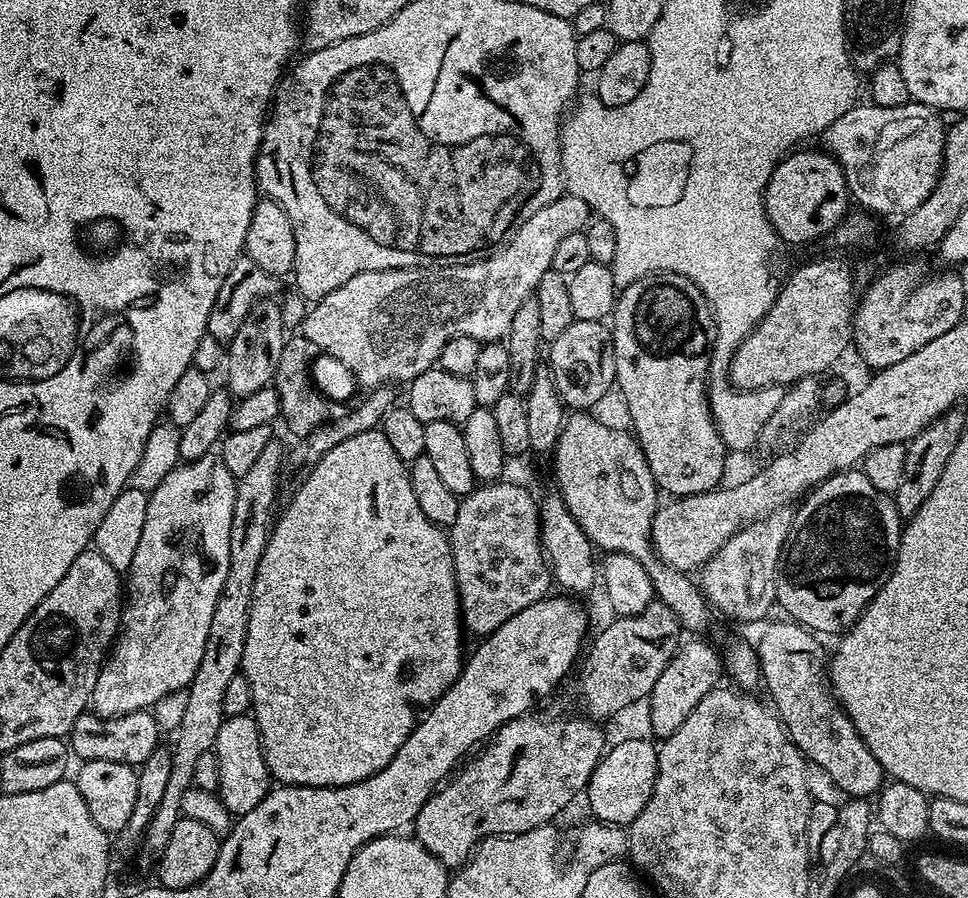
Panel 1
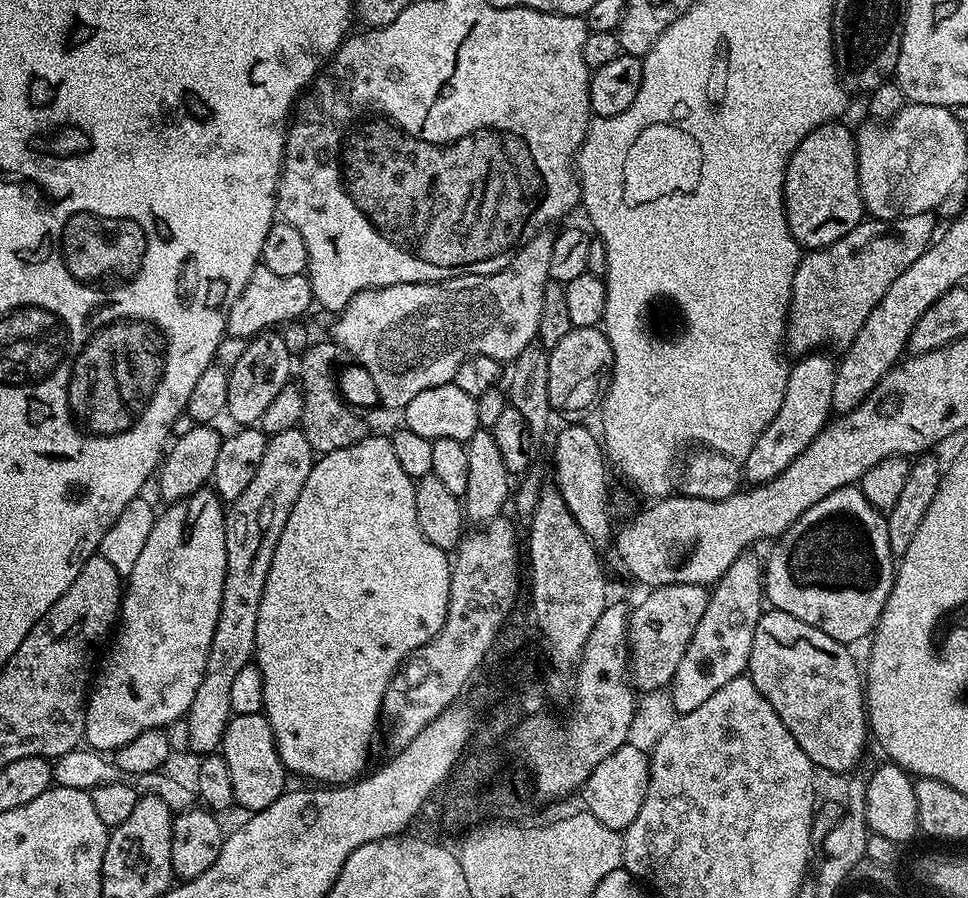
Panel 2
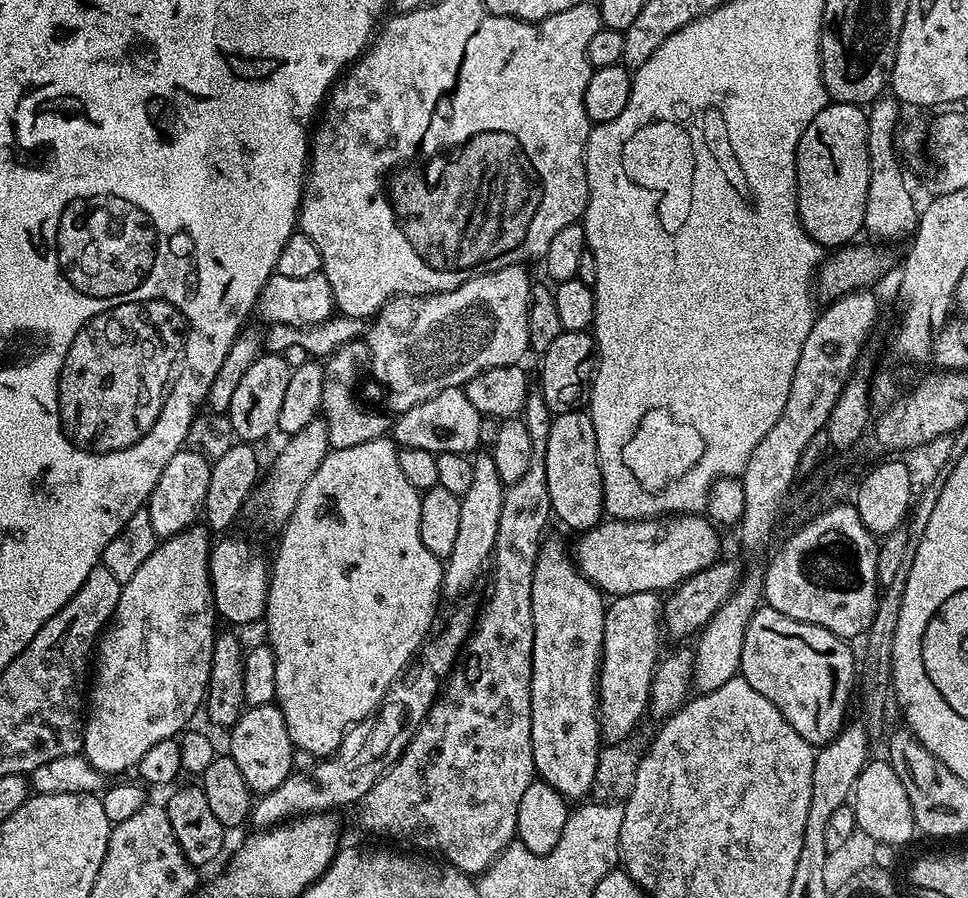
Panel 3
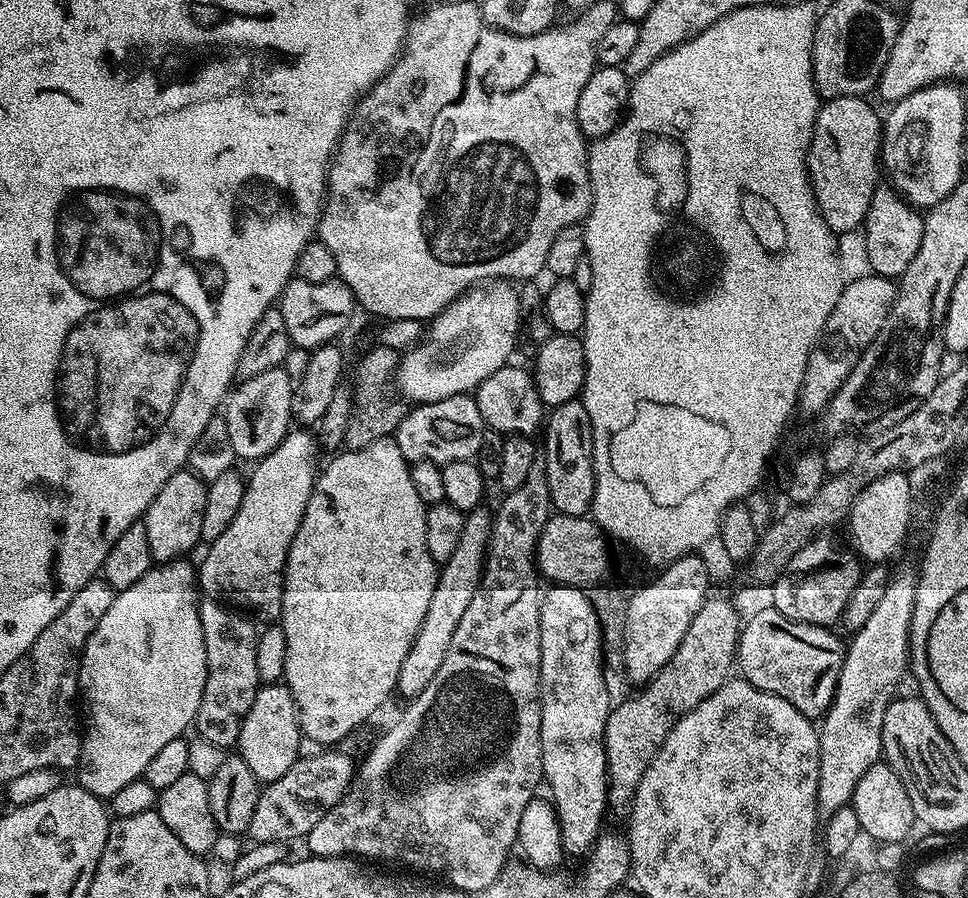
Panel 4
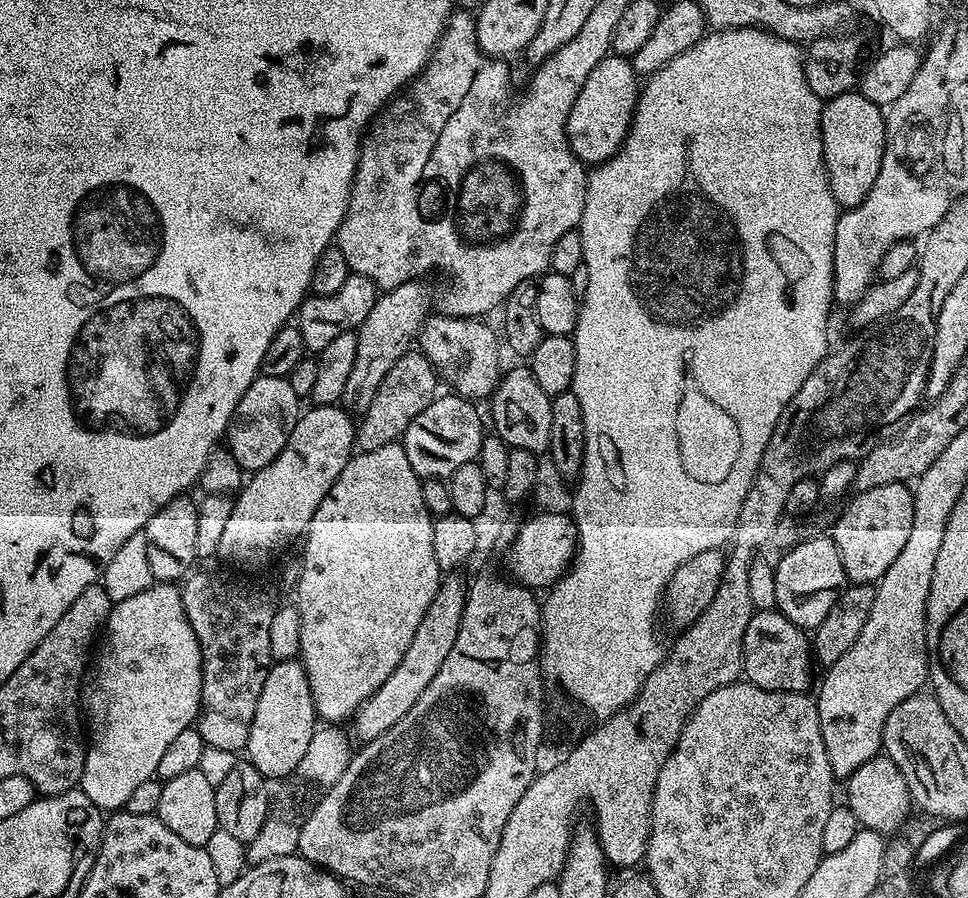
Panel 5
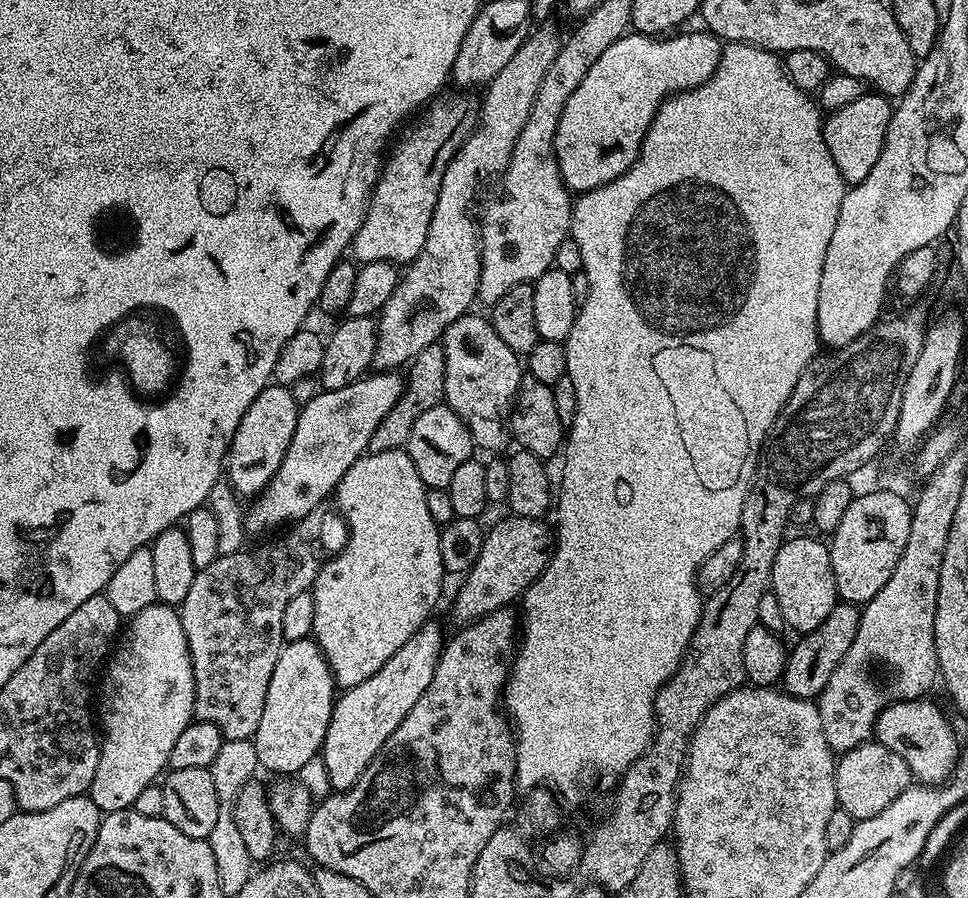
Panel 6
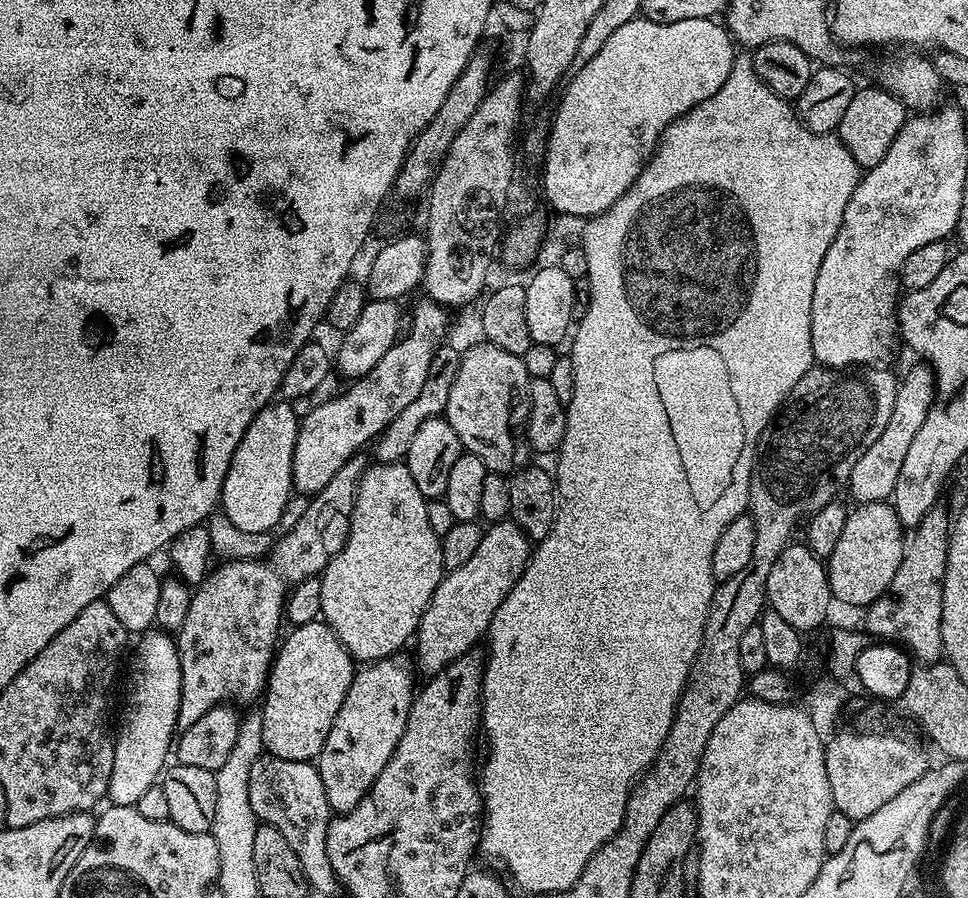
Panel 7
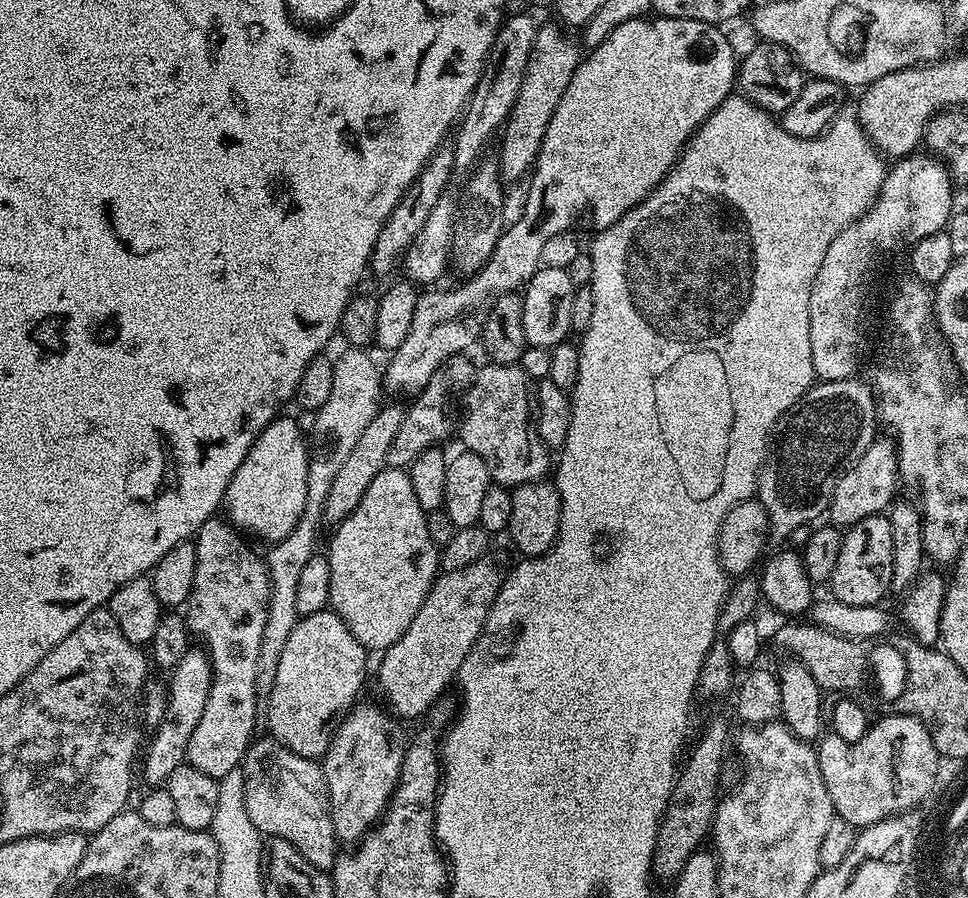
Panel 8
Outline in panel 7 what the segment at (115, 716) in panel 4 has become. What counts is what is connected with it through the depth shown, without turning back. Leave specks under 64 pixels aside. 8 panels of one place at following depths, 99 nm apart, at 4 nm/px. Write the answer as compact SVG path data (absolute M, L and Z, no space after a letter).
M149 630L139 640L132 669L128 672L124 713L118 716L119 723L121 720L124 725L121 728L119 725L114 736L114 770L110 776L107 799L118 806L135 806L146 790L157 787L169 763L178 732L176 723L182 698L182 666L176 641L163 630Z

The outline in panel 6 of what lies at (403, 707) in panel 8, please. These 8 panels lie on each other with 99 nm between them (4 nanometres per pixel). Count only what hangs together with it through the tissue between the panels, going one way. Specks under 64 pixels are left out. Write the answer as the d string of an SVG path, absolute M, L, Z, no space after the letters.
M505 515L501 524L496 524L484 534L484 549L478 553L478 562L466 573L466 578L460 584L460 597L452 604L452 616L459 622L481 620L485 612L493 612L499 608L515 605L518 598L523 597L524 589L529 588L532 582L539 578L540 572L546 570L554 547L554 536L547 523L534 518Z

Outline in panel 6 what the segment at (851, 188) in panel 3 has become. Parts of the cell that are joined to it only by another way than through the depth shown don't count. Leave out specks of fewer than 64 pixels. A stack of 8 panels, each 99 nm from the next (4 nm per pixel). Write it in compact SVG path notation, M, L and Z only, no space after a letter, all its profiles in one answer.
M865 94L842 106L837 112L827 113L822 124L826 146L830 150L830 158L834 158L834 166L838 166L838 174L842 174L845 185L862 182L866 174L874 170L874 162L878 162L882 154L893 107L893 101L883 94Z

